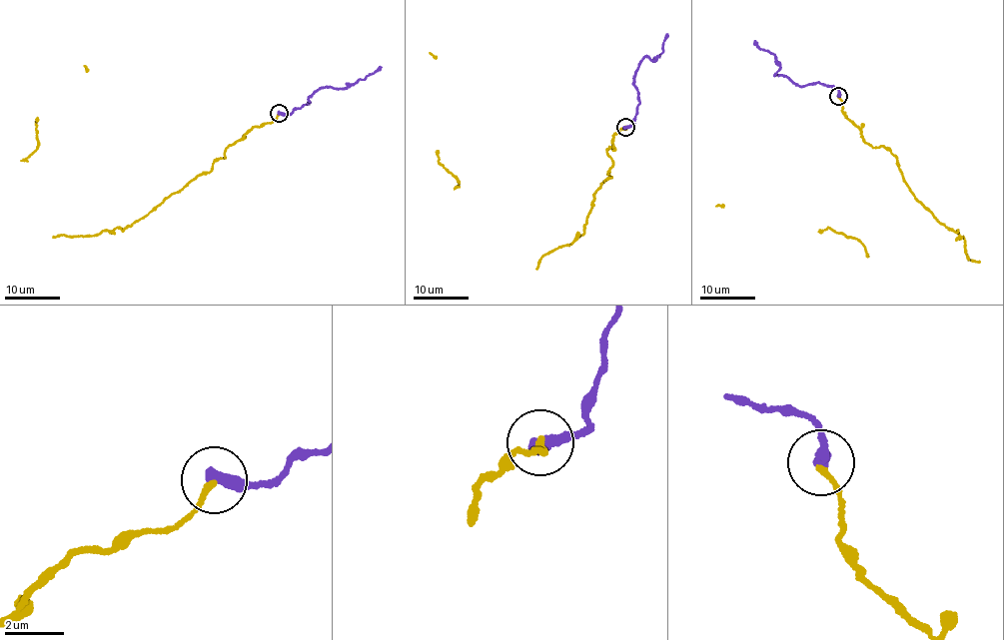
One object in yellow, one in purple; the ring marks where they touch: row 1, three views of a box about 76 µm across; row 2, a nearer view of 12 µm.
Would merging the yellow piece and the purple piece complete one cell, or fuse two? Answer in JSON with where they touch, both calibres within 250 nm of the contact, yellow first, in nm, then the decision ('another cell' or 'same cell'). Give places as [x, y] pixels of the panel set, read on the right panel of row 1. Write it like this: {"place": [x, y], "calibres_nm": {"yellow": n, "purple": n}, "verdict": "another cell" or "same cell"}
{"place": [838, 96], "calibres_nm": {"yellow": 200, "purple": 460}, "verdict": "same cell"}

